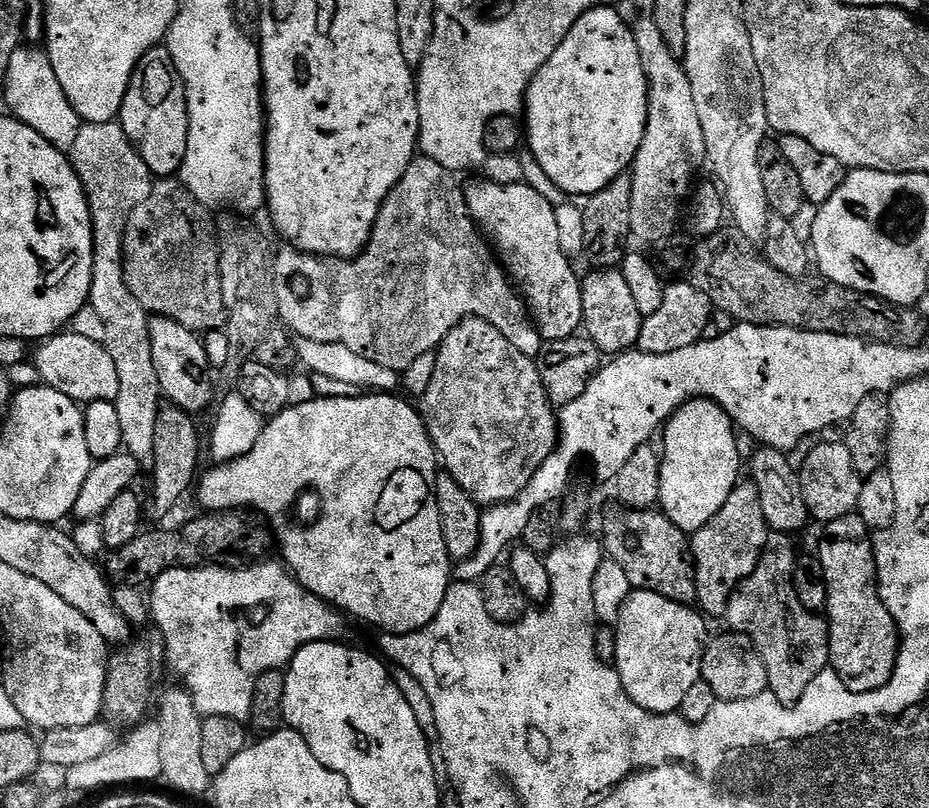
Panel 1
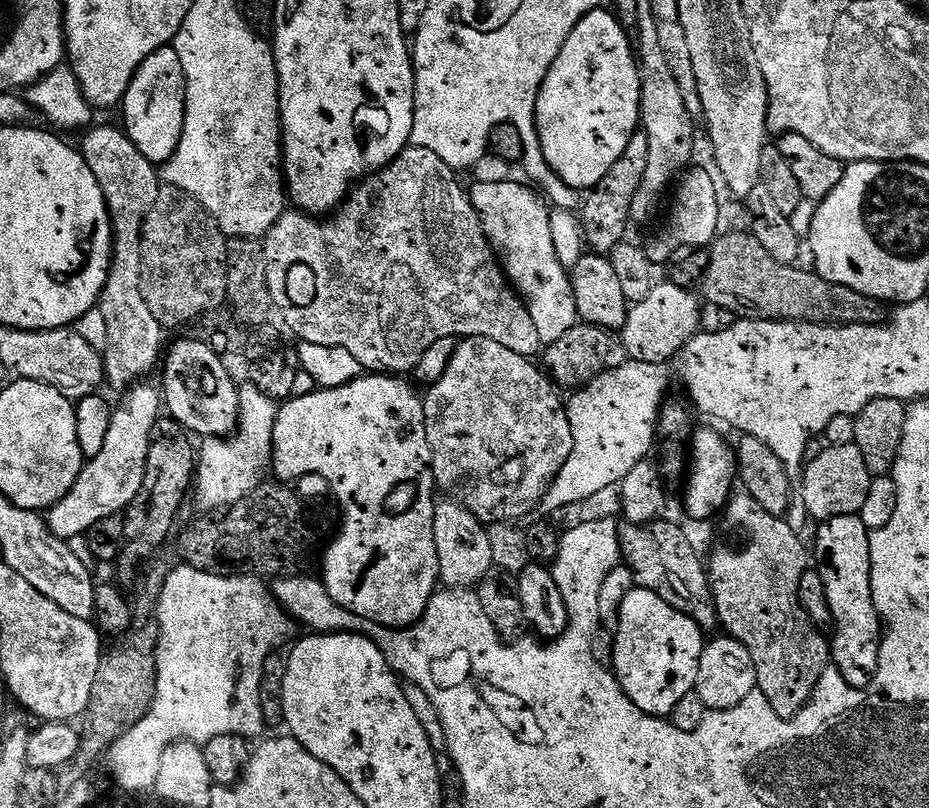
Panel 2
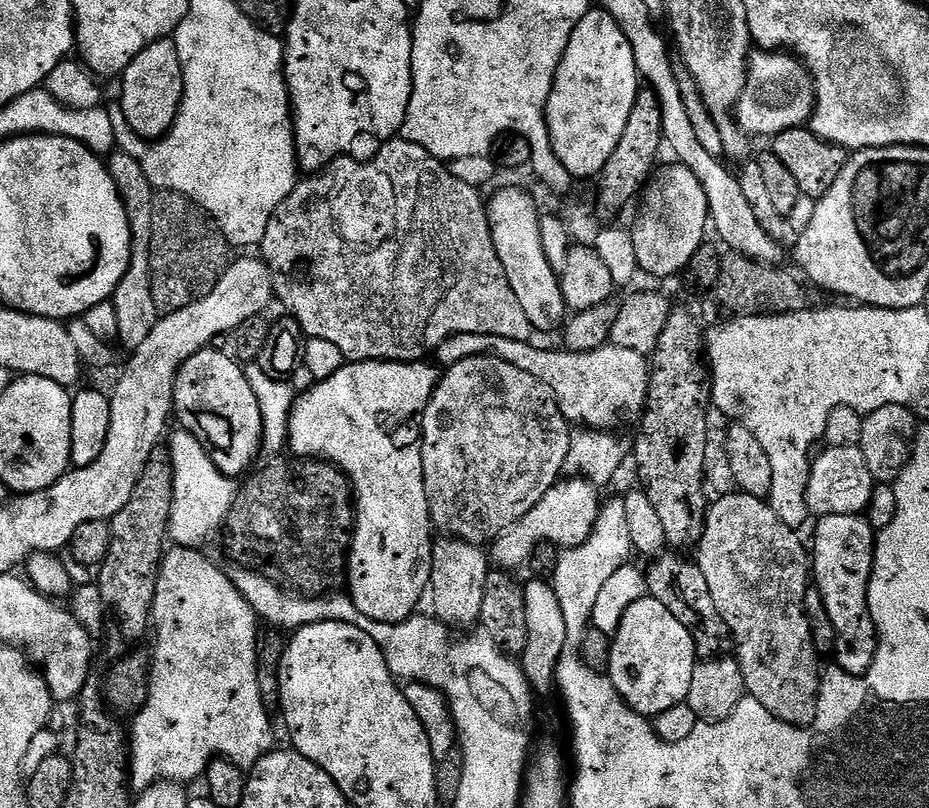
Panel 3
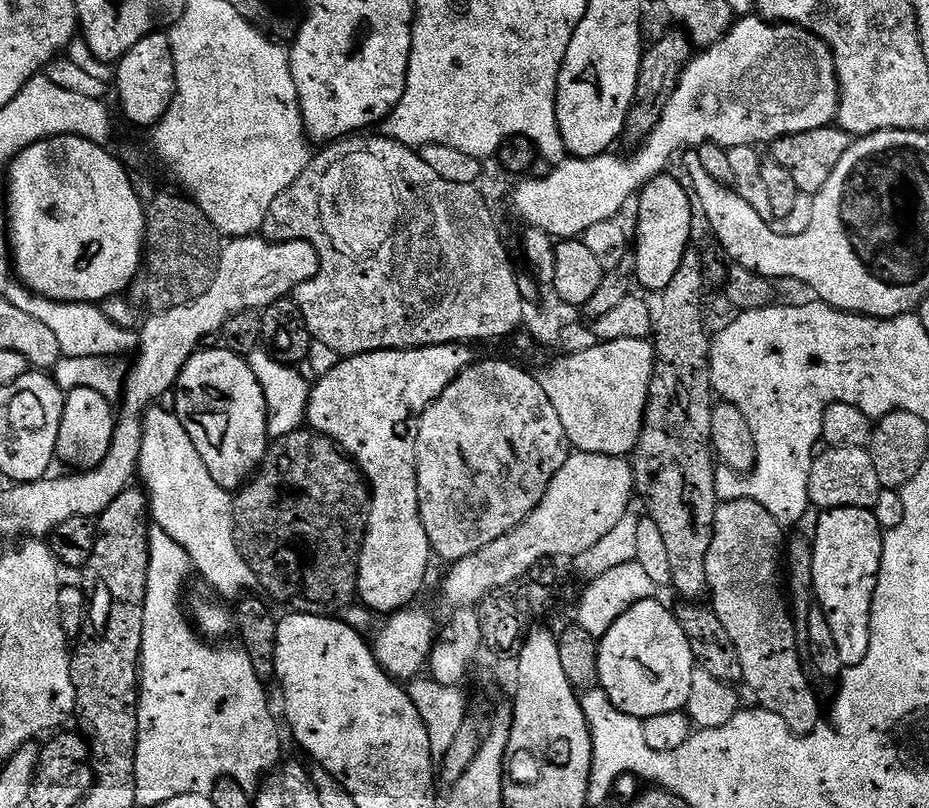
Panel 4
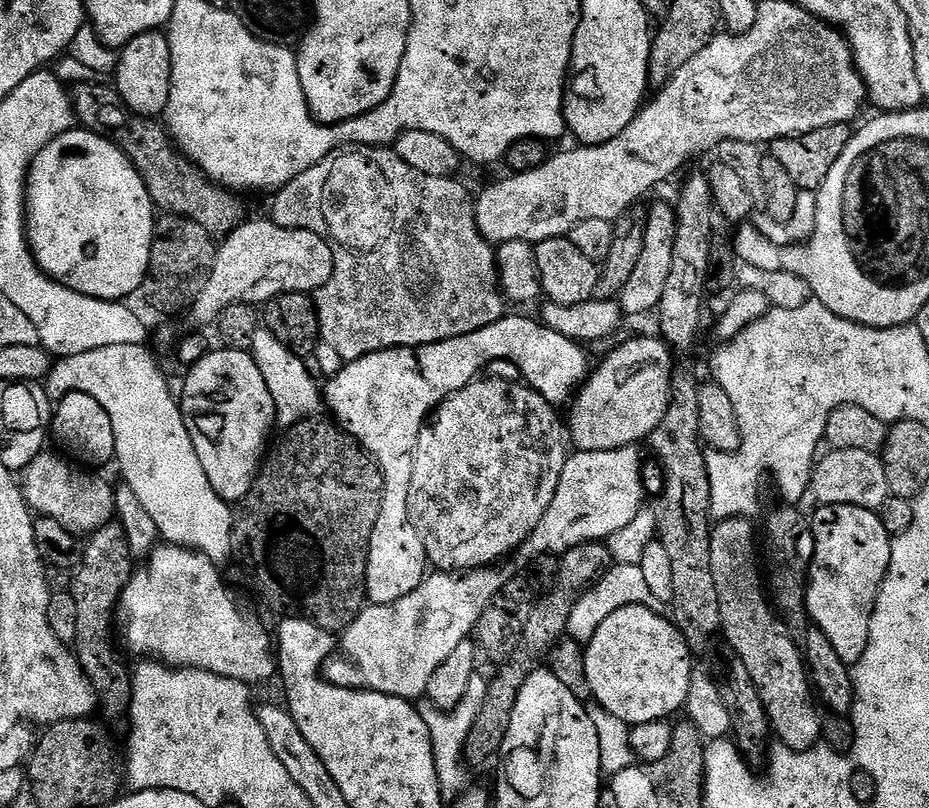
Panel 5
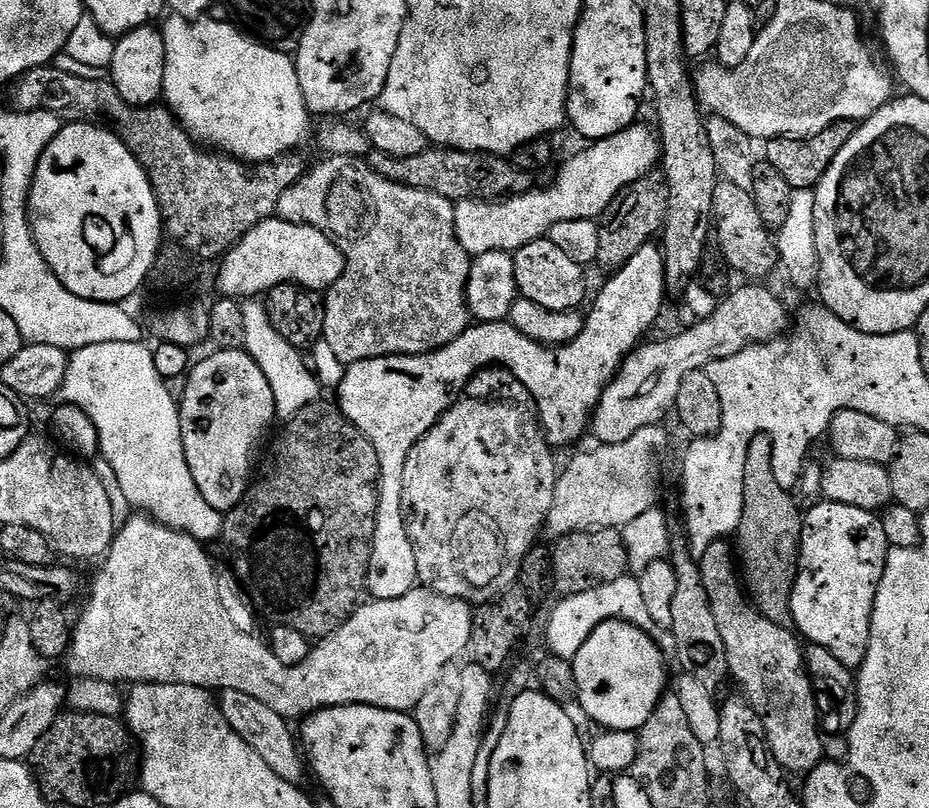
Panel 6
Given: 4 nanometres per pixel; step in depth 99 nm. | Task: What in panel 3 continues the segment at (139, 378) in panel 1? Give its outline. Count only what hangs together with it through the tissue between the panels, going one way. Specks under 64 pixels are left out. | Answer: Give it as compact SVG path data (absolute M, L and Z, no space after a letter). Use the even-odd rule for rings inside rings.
M116 150L107 157L108 173L114 178L114 186L118 186L118 194L126 206L126 218L132 235L132 253L130 266L118 282L116 292L110 301L110 309L116 315L116 332L128 350L135 350L146 342L150 330L154 330L158 313L154 306L152 293L152 271L150 270L150 226L154 226L154 189L151 182L142 174L142 166L130 154Z

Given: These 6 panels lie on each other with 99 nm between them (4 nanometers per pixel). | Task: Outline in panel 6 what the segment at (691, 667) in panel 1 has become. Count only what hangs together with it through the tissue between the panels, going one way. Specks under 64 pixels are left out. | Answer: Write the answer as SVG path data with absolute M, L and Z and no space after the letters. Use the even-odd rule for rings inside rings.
M607 620L586 638L582 650L578 650L575 660L571 661L578 684L578 704L601 729L610 732L636 732L648 723L654 710L665 695L664 683L668 672L664 669L664 656L660 648L651 640L649 633L627 620Z

